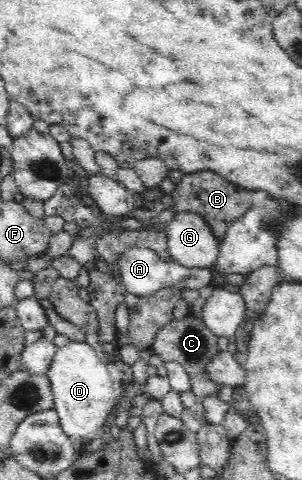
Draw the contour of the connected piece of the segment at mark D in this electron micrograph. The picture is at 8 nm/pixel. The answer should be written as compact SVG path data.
M71 341L67 346L58 348L47 374L52 391L54 392L55 406L53 410L56 410L62 429L64 429L64 432L68 436L77 436L91 440L94 434L103 428L108 416L114 411L118 402L116 392L113 388L114 383L110 377L107 364L102 364L98 356L96 356L94 349L86 342Z

